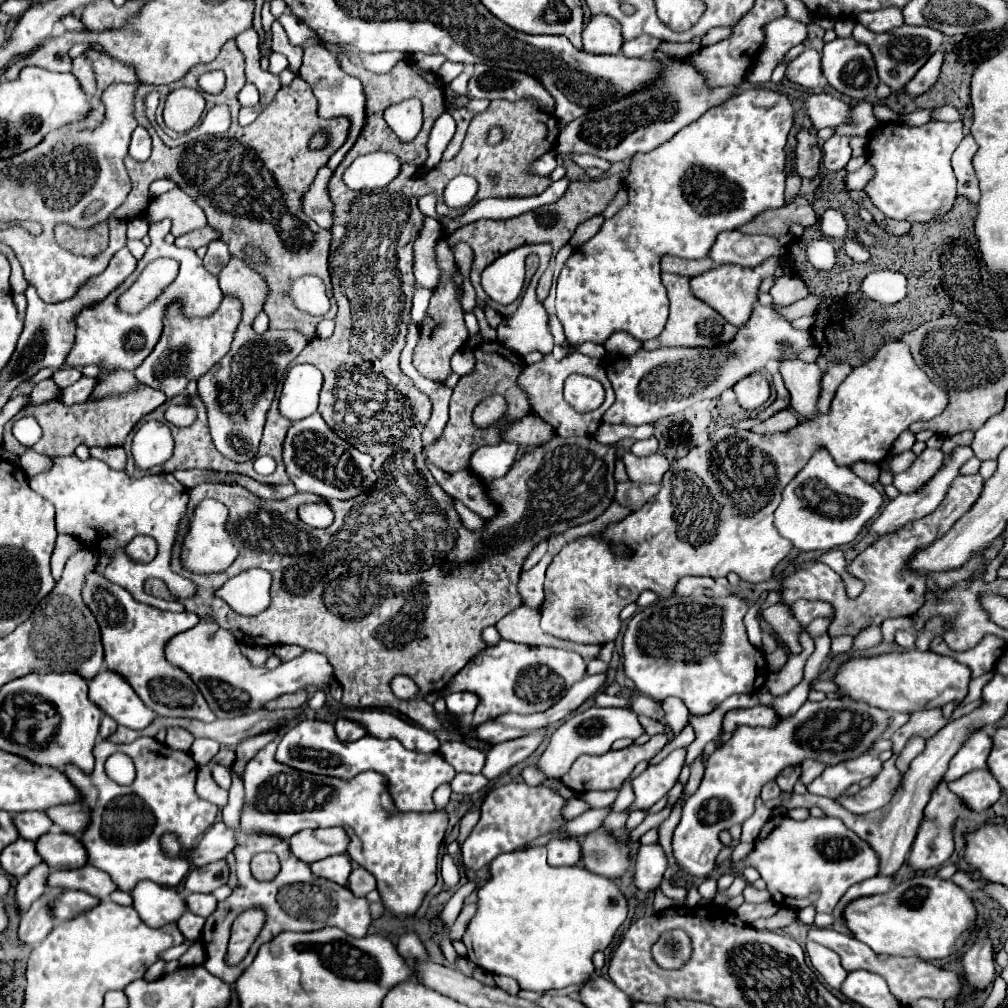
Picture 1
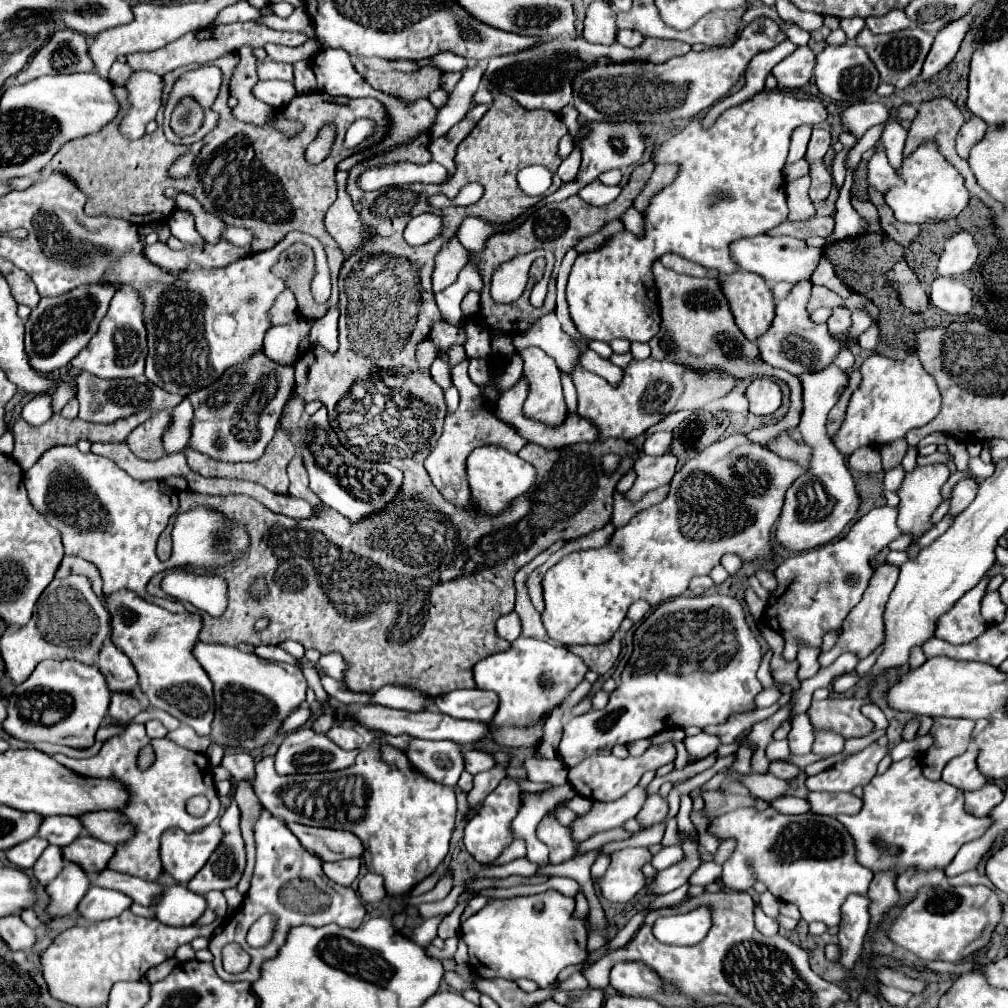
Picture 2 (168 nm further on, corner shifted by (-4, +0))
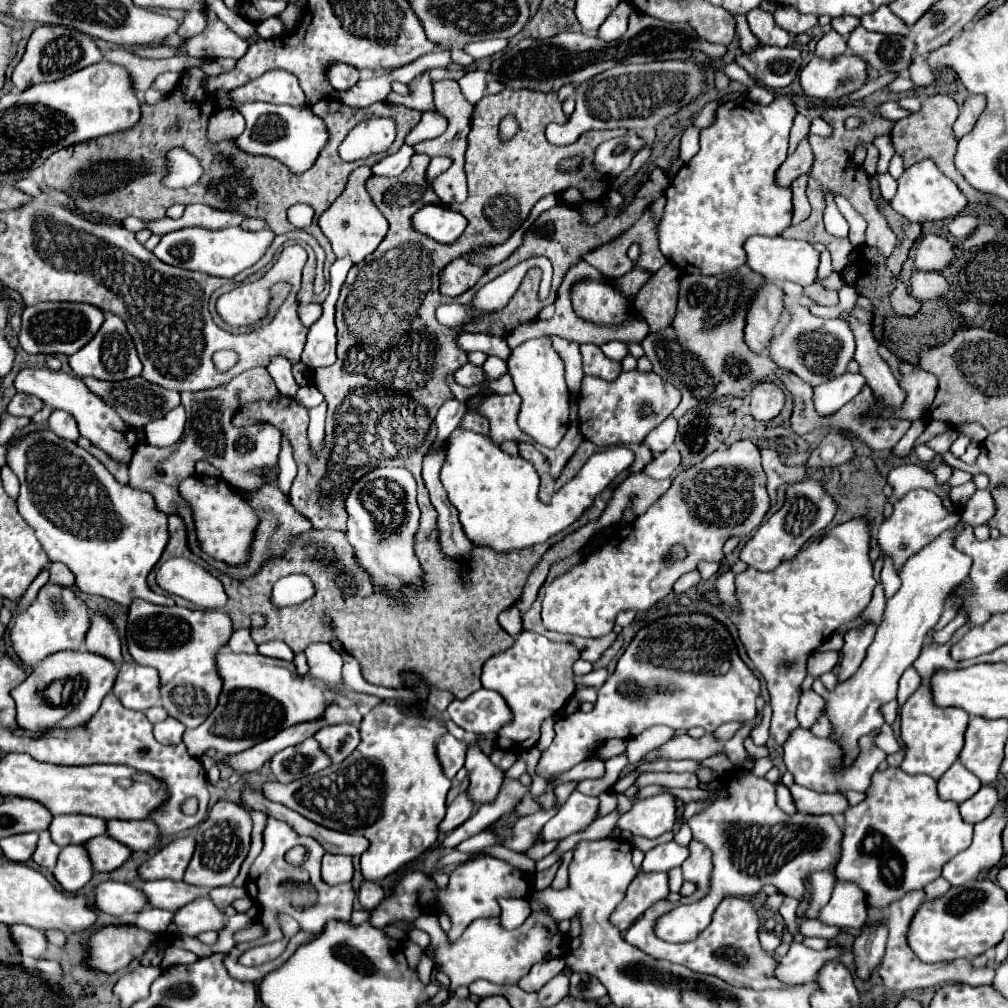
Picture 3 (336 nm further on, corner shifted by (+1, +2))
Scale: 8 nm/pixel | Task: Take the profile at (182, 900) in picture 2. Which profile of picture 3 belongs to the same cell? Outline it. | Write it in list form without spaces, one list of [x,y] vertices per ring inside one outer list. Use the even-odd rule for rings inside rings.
[[[197,898],[173,912],[173,924],[183,936],[197,936],[207,930],[225,928],[221,910],[209,898]]]

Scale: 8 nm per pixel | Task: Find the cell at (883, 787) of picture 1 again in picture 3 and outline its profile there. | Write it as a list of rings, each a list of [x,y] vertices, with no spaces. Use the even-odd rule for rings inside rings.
[[[793,784],[791,788],[795,806],[799,812],[807,814],[841,814],[847,810],[847,798],[843,794],[821,794],[809,788]]]

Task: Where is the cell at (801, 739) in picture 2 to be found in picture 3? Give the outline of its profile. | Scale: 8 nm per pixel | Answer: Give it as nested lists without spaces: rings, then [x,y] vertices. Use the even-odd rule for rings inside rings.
[[[795,728],[787,742],[783,744],[785,748],[785,764],[787,770],[795,776],[795,782],[799,786],[805,786],[815,792],[847,792],[847,790],[867,790],[871,782],[871,774],[877,770],[877,766],[885,760],[885,752],[877,748],[873,736],[863,736],[859,740],[859,754],[851,762],[851,766],[845,764],[843,760],[843,750],[839,742],[829,742],[825,738],[813,736],[805,728]]]

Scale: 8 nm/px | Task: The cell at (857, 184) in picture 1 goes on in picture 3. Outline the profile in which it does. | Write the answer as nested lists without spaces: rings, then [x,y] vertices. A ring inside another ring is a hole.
[[[877,174],[877,180],[879,180],[879,188],[881,188],[881,196],[885,200],[891,200],[897,192],[897,180],[891,178],[891,174]]]

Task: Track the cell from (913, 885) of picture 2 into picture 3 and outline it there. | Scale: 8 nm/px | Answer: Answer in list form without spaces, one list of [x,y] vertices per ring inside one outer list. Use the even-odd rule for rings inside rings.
[[[911,890],[907,892],[901,900],[891,902],[891,906],[887,906],[887,928],[889,928],[889,940],[887,940],[887,952],[885,958],[881,962],[879,974],[883,978],[883,984],[887,990],[891,992],[905,992],[905,990],[913,990],[913,988],[929,988],[929,986],[937,986],[943,982],[963,982],[969,986],[983,986],[983,984],[993,984],[995,978],[995,968],[991,966],[983,966],[983,968],[975,968],[971,964],[971,960],[959,958],[953,962],[935,962],[935,964],[927,964],[921,962],[913,950],[907,946],[907,922],[911,922],[911,914],[915,914],[915,910],[919,908],[919,904],[925,900],[925,892],[923,890]]]

